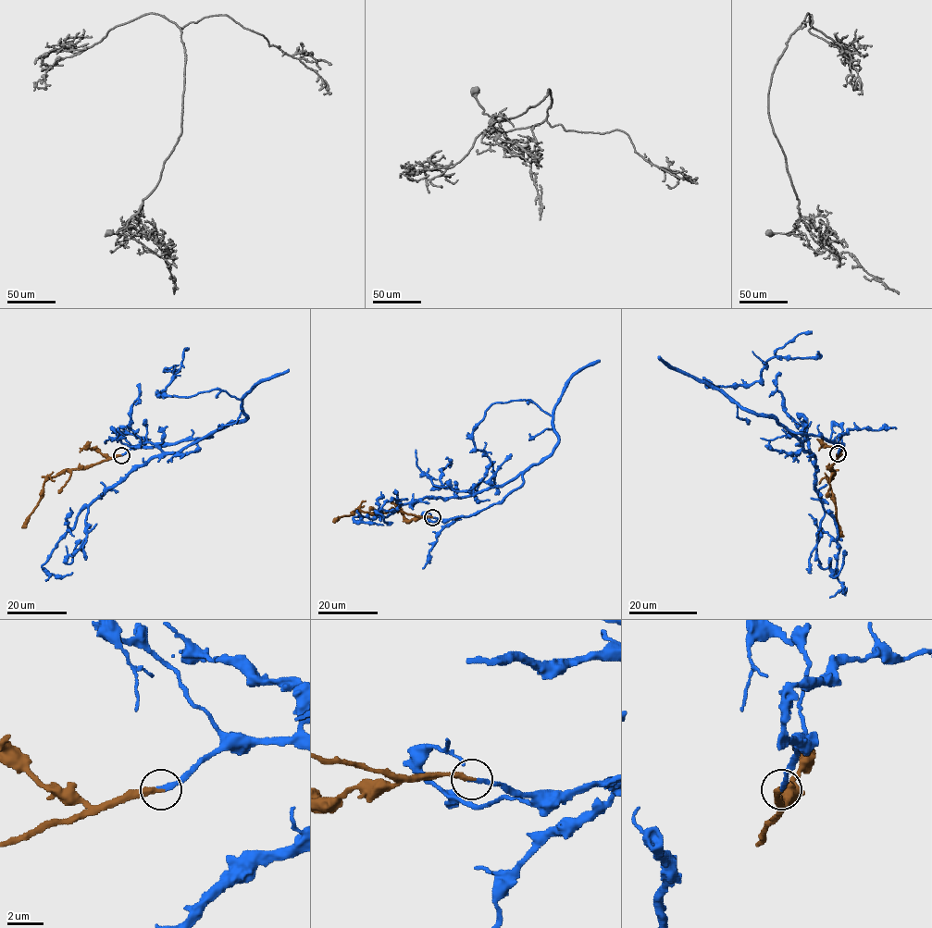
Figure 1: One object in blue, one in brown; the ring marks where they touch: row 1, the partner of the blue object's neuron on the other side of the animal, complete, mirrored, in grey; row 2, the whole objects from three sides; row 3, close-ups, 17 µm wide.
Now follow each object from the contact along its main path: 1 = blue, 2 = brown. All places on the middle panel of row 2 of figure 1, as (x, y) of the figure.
1: (432, 517), (500, 502), (552, 451), (534, 402), (494, 402), (472, 432), (490, 500)
2: (432, 517), (395, 510), (382, 513), (355, 511), (332, 522)

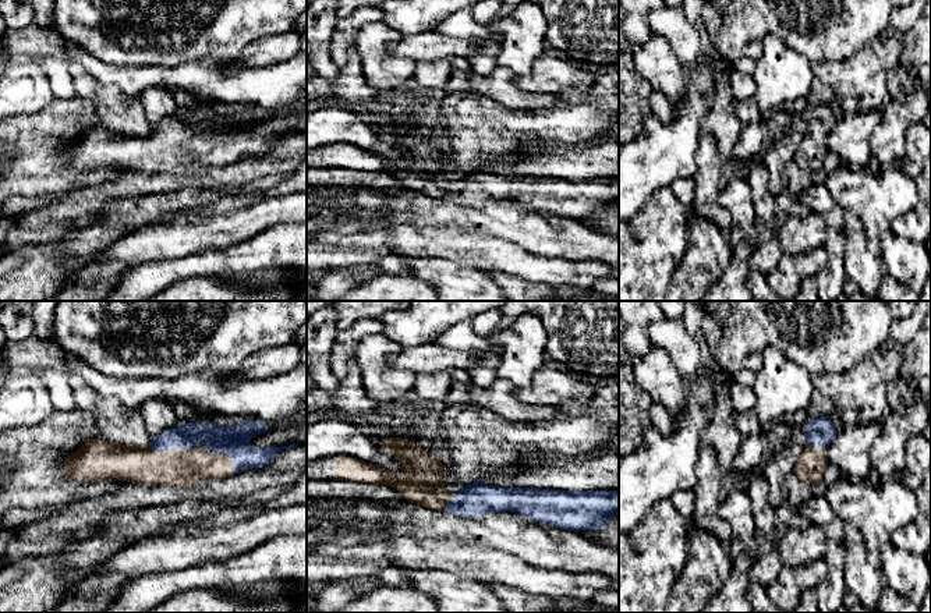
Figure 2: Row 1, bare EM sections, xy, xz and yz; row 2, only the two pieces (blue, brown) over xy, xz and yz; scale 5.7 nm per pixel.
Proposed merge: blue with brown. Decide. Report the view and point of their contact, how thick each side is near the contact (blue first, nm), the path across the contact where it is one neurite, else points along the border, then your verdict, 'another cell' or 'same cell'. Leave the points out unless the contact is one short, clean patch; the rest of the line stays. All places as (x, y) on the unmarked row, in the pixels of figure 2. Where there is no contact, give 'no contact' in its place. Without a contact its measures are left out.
contact xy (197, 134); calibres 190 and 220 nm; same cell

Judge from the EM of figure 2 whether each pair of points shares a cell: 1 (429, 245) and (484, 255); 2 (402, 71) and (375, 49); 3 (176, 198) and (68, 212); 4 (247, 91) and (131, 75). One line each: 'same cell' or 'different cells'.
1: same cell
2: same cell
3: different cells
4: same cell

